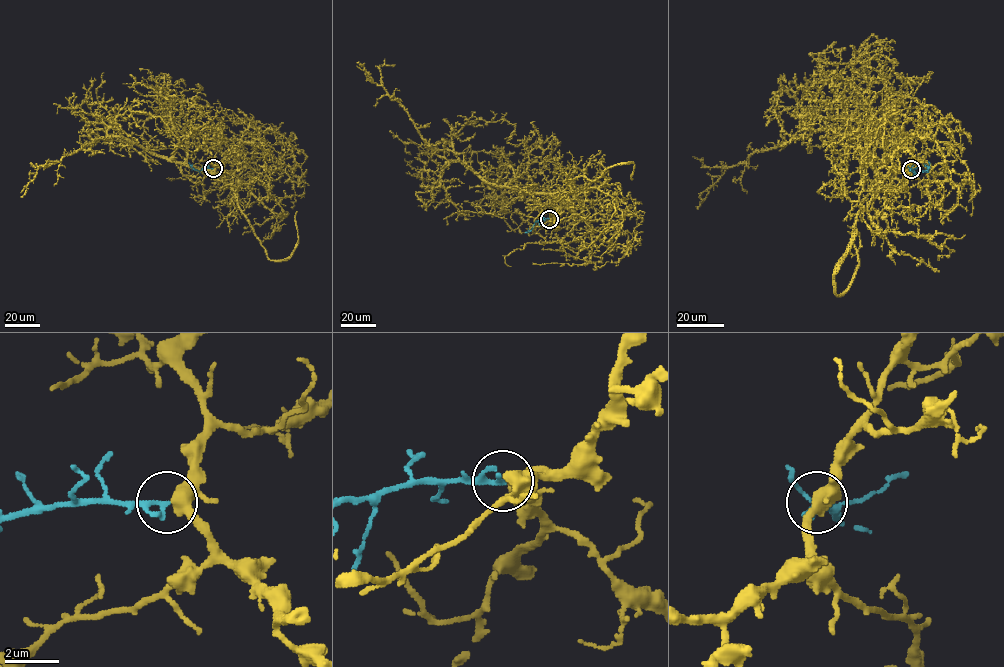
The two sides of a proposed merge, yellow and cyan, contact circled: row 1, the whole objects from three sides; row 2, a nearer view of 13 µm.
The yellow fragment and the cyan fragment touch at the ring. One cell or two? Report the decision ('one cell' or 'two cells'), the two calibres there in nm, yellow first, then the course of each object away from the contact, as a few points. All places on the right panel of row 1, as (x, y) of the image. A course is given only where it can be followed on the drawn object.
one cell; 420 nm thick on the yellow side, 240 nm on the other; yellow runs (911, 169), (903, 179), (879, 177), (845, 136), (823, 127), (726, 166), (701, 194), (697, 207); cyan runs (911, 169), (916, 173), (925, 171), (928, 162)

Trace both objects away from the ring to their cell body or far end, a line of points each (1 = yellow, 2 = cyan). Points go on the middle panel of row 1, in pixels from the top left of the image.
1: (549, 219), (556, 213), (559, 198), (489, 183), (459, 162), (438, 156), (403, 107), (357, 62)
2: (549, 219), (538, 220), (525, 232)

